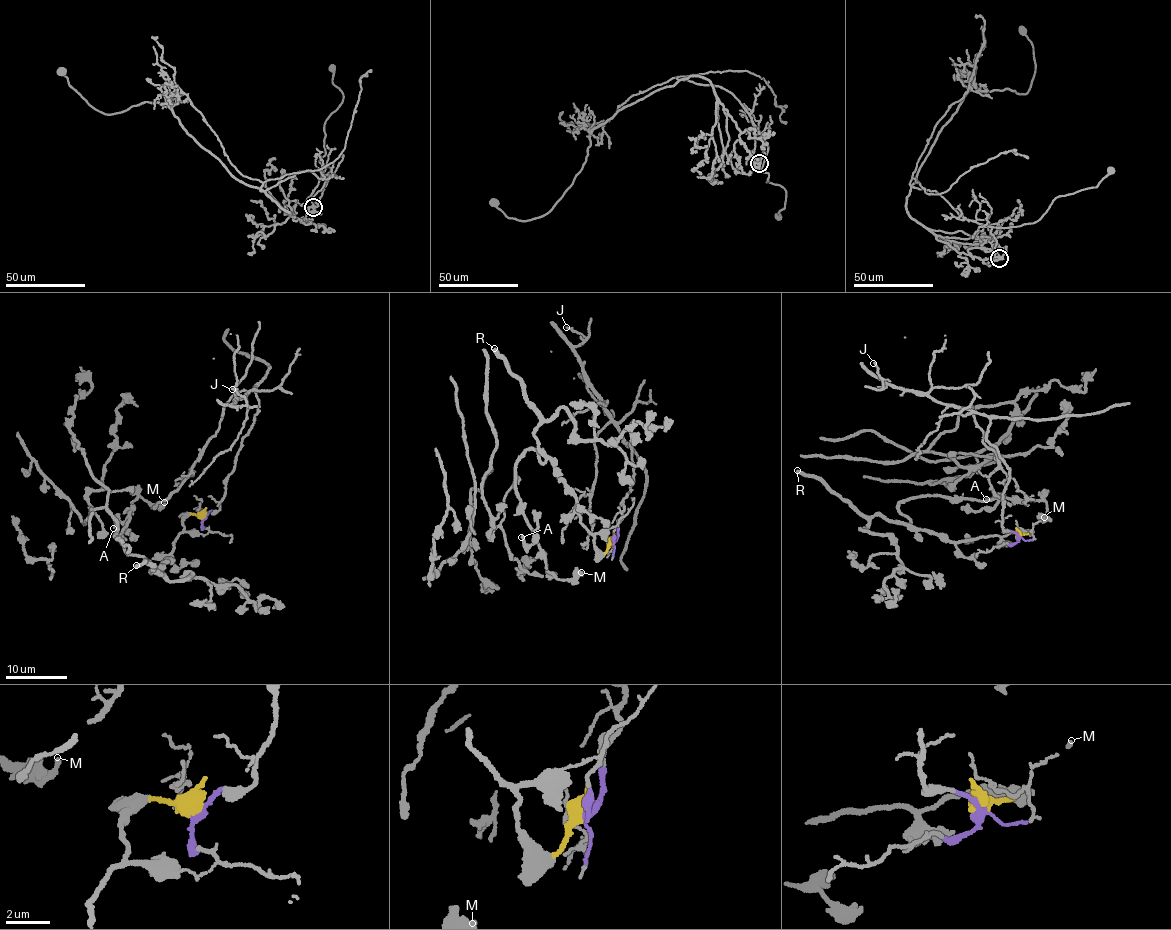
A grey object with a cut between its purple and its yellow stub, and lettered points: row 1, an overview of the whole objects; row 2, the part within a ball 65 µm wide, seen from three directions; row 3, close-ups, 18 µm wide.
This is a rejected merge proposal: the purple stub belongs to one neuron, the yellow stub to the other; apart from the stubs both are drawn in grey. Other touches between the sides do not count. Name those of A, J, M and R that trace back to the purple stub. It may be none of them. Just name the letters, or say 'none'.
J

